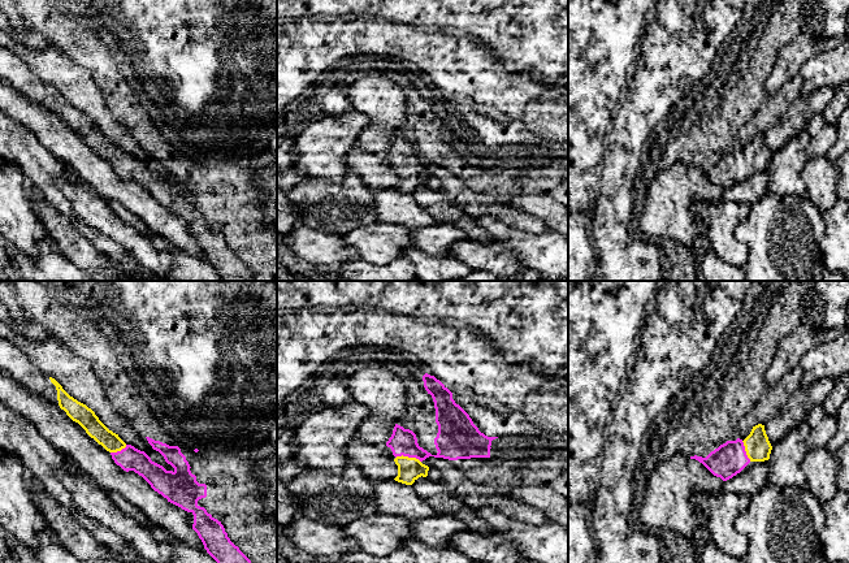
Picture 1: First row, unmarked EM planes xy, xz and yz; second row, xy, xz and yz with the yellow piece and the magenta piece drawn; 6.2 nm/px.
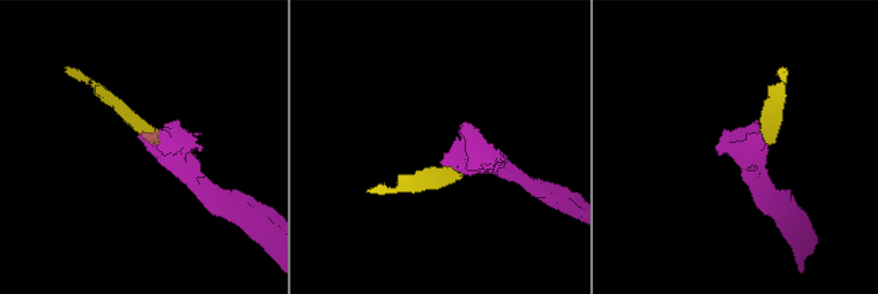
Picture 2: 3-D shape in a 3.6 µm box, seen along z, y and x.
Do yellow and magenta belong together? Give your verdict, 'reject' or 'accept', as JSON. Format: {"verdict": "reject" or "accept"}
{"verdict": "accept"}

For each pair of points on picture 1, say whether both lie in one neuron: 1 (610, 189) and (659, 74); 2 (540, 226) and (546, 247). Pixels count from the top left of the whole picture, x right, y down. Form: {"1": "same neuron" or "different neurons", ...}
{"1": "same neuron", "2": "different neurons"}

